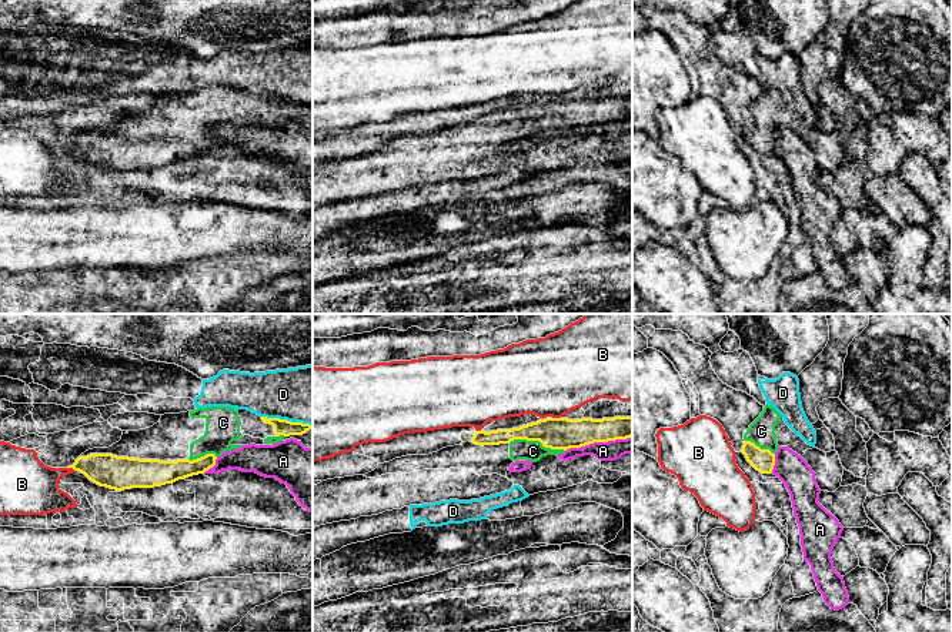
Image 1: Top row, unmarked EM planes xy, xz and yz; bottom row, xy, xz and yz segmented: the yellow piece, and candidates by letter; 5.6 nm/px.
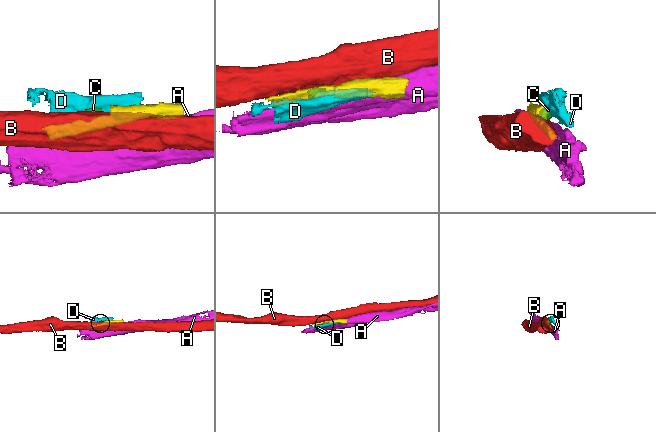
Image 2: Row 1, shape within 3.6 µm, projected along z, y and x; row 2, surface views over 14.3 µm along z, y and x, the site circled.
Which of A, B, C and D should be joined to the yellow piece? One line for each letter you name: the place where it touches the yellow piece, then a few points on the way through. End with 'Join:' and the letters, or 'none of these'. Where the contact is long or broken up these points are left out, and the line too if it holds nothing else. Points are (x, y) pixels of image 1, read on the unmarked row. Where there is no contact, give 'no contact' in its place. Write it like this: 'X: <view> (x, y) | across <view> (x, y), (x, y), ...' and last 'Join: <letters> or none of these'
C: xz (537, 120)
Join: C

